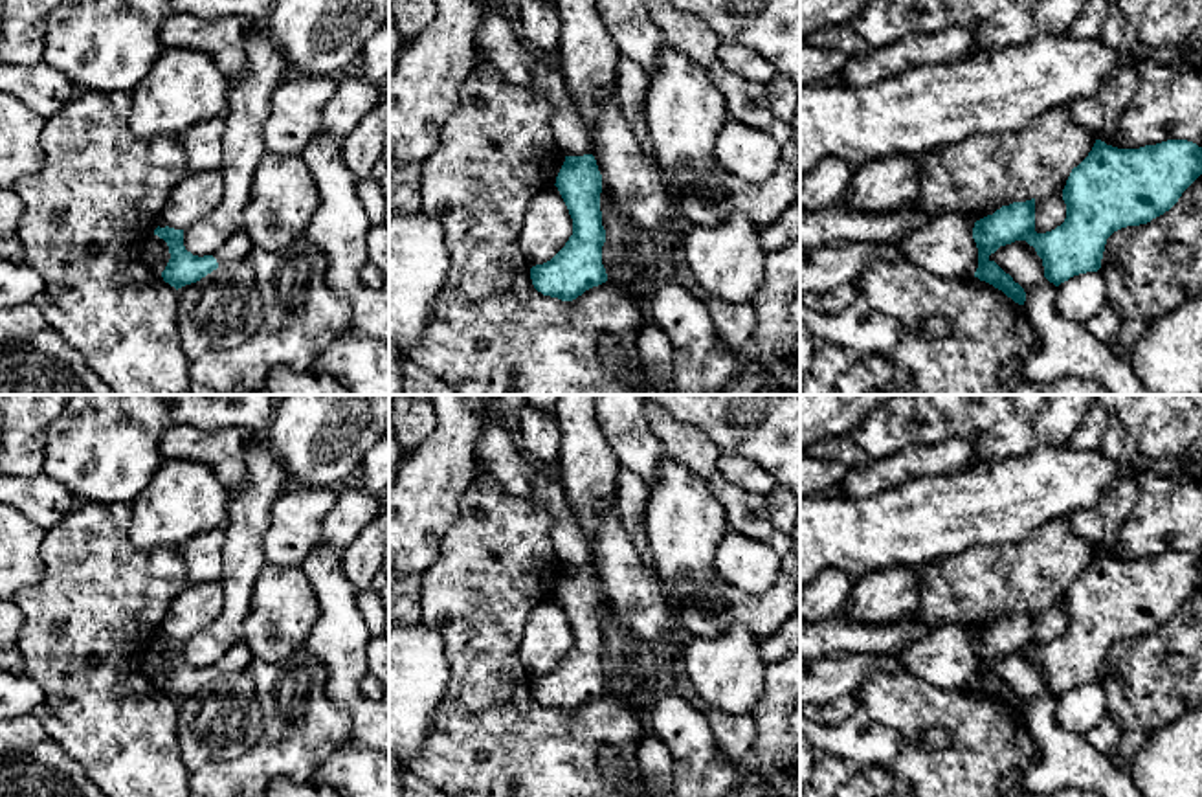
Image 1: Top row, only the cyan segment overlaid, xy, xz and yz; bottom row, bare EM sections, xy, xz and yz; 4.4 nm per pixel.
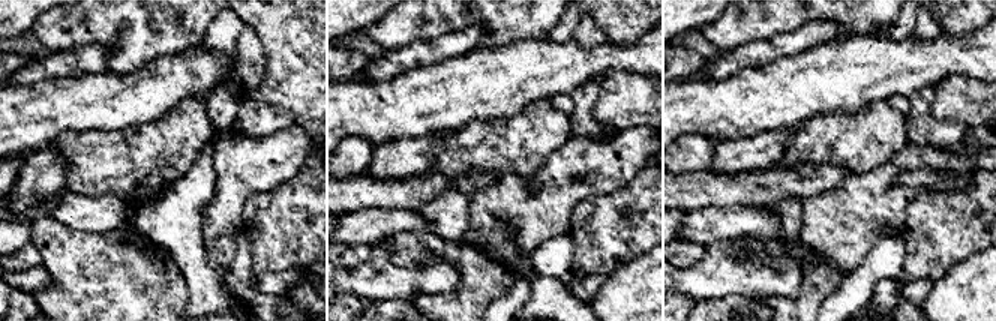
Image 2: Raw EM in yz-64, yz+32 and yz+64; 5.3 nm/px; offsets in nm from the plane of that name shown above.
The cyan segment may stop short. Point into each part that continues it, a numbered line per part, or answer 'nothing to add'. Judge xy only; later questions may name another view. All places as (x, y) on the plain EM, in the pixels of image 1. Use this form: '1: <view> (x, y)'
1: xy (237, 660)

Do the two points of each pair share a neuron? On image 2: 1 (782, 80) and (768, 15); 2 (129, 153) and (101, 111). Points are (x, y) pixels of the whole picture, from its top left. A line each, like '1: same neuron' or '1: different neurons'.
1: different neurons
2: different neurons

